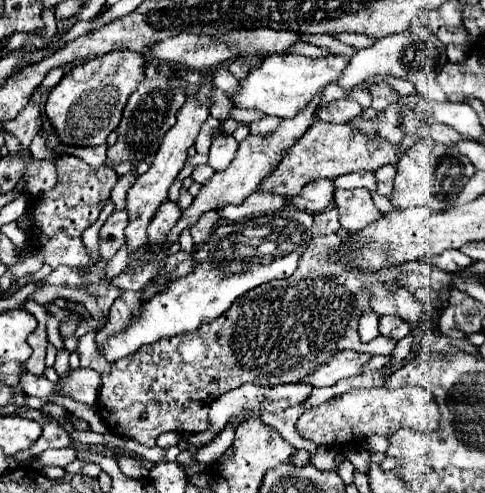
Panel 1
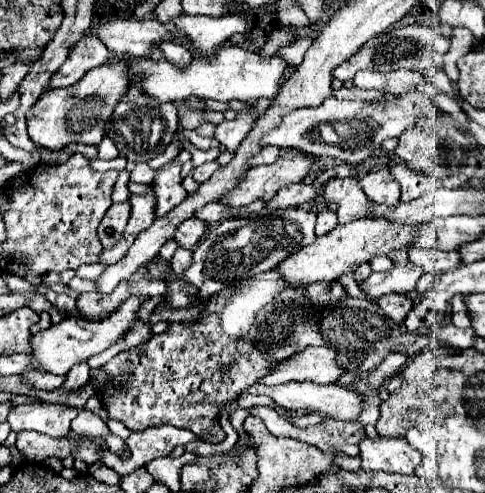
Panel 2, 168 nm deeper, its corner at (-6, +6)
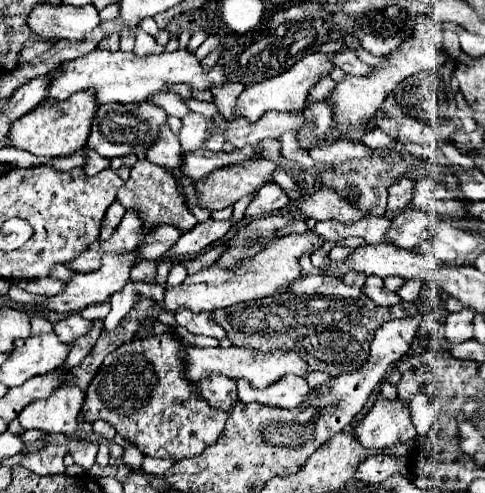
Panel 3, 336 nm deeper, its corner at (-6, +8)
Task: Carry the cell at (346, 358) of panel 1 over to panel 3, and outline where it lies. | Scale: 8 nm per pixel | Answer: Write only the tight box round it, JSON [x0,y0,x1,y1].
[185,346,309,388]

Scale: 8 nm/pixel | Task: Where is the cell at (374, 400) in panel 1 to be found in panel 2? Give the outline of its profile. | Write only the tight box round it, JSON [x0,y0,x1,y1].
[243,382,361,420]

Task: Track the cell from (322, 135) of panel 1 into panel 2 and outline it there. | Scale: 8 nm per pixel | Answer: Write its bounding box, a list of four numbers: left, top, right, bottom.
[219,150,311,208]

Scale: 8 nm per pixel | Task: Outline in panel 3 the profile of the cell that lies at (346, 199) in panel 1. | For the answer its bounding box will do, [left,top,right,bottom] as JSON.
[387,178,413,212]

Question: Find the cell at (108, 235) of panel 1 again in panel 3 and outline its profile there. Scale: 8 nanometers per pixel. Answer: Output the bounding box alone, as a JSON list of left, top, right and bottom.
[99,200,125,242]

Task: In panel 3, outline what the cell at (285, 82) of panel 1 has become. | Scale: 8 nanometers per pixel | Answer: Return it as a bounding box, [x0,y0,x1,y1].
[49,50,227,104]

